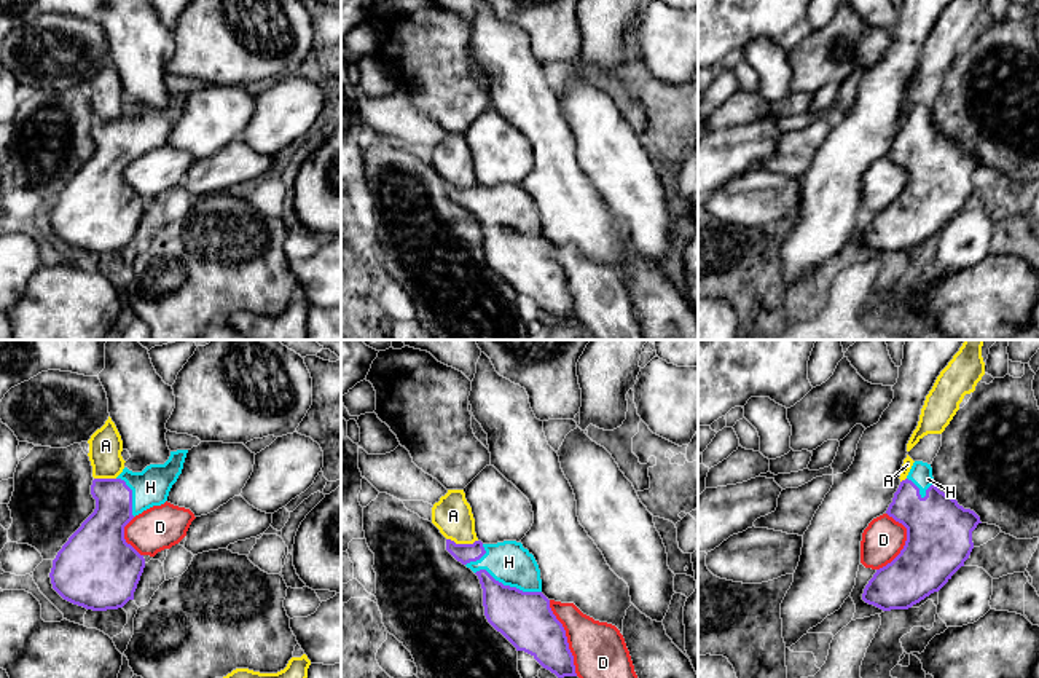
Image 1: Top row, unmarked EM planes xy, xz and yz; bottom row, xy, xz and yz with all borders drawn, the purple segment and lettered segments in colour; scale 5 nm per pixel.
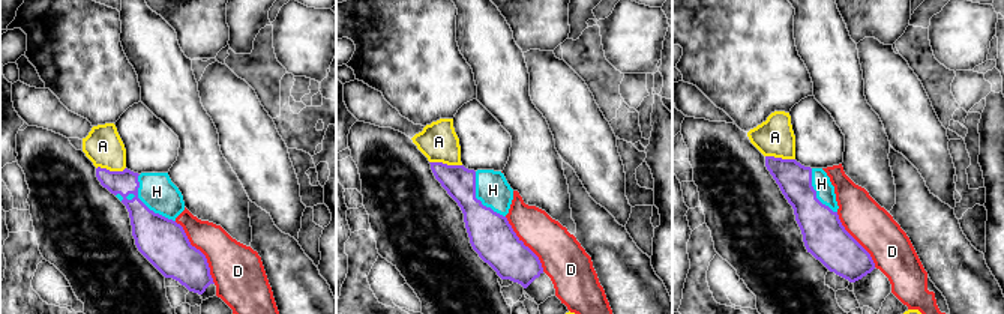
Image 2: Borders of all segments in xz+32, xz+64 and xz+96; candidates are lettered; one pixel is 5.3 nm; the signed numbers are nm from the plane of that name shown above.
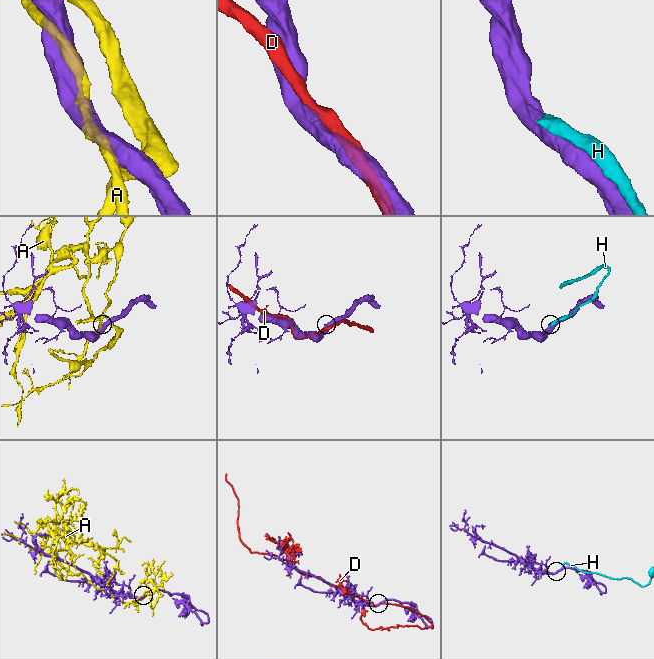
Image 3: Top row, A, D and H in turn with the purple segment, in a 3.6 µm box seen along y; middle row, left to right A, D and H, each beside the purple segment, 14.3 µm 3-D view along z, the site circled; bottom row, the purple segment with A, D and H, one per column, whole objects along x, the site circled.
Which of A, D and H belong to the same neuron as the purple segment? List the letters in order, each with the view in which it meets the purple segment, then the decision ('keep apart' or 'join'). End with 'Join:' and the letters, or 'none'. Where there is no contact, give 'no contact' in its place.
A: meets purple in xz; keep apart
D: meets purple in xz; keep apart
H: meets purple in xz; join
Join: H

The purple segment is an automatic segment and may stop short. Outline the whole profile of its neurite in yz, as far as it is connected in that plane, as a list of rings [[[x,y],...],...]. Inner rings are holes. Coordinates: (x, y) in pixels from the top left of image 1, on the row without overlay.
[[[915,104],[886,156],[907,171],[900,196],[876,212],[862,242],[883,254],[908,252],[964,209],[980,160],[934,128],[932,110]]]

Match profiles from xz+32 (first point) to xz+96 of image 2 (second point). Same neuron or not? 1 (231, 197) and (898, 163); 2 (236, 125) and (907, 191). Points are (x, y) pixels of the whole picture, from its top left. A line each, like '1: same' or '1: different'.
1: different
2: different

